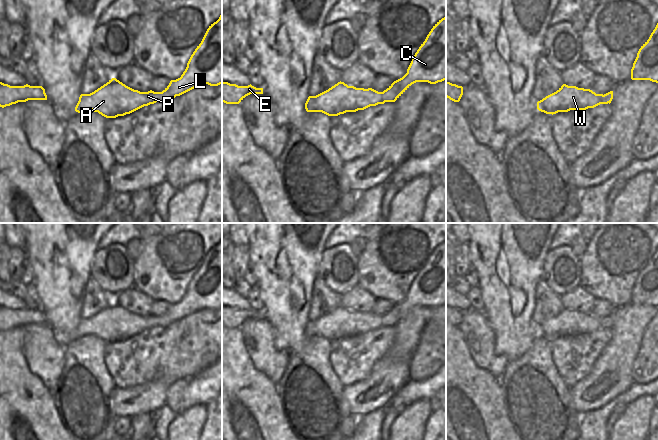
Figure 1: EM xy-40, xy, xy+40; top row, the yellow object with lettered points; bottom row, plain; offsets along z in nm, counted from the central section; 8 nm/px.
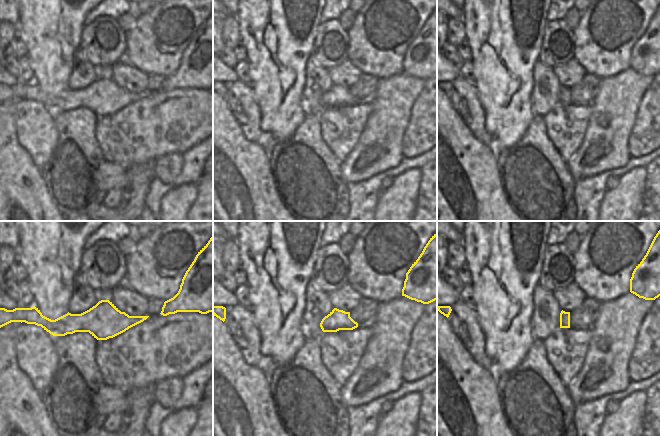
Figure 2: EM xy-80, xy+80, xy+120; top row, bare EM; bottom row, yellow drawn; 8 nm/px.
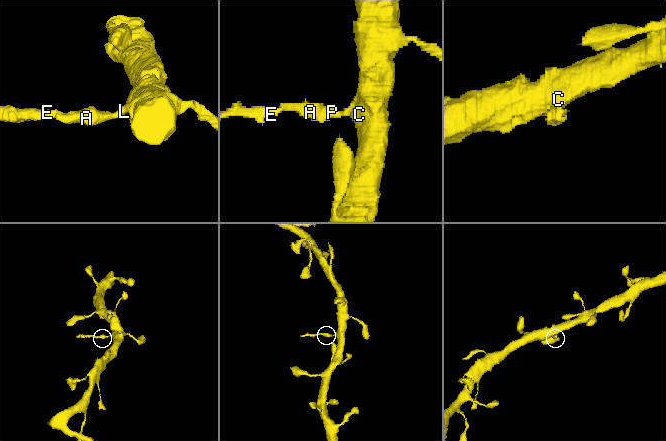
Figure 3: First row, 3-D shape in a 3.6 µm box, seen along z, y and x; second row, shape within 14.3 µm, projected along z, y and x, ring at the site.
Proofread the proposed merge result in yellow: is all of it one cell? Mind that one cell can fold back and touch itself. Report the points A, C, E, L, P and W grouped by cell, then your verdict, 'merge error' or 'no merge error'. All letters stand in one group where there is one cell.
A E P W / C L; merge error

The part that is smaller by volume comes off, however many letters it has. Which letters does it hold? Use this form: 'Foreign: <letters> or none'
Foreign: A, E, P, W.

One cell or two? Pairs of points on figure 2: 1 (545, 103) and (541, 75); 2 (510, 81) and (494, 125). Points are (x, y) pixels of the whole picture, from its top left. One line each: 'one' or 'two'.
1: one
2: one

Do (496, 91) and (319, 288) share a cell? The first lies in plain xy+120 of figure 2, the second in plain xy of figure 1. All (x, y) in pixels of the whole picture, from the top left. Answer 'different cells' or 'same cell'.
different cells

